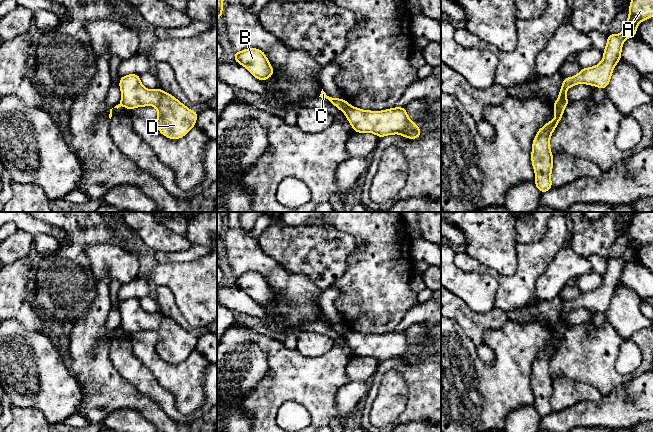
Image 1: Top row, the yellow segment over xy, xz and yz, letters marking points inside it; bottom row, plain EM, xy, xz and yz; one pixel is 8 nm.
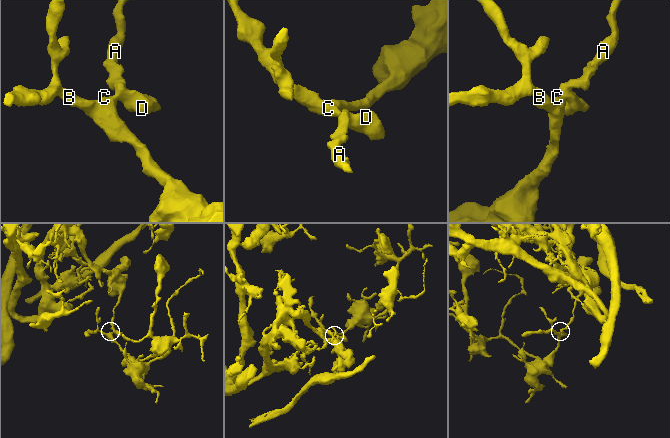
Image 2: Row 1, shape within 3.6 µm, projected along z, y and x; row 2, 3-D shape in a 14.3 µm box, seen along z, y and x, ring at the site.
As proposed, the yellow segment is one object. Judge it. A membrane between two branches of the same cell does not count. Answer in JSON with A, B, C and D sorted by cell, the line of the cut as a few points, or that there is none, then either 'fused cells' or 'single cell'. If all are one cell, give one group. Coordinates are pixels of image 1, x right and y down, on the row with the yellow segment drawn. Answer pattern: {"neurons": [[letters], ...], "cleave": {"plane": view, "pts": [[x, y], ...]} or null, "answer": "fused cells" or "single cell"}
{"neurons": [["A", "D"], ["B", "C"]], "cleave": {"plane": "yz", "pts": [[558, 99], [565, 105]]}, "answer": "fused cells"}

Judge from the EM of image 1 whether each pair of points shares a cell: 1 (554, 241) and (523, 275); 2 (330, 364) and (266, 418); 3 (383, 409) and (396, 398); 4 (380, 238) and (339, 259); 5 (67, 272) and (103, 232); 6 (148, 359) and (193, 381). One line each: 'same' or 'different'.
1: same
2: same
3: same
4: different
5: same
6: same

